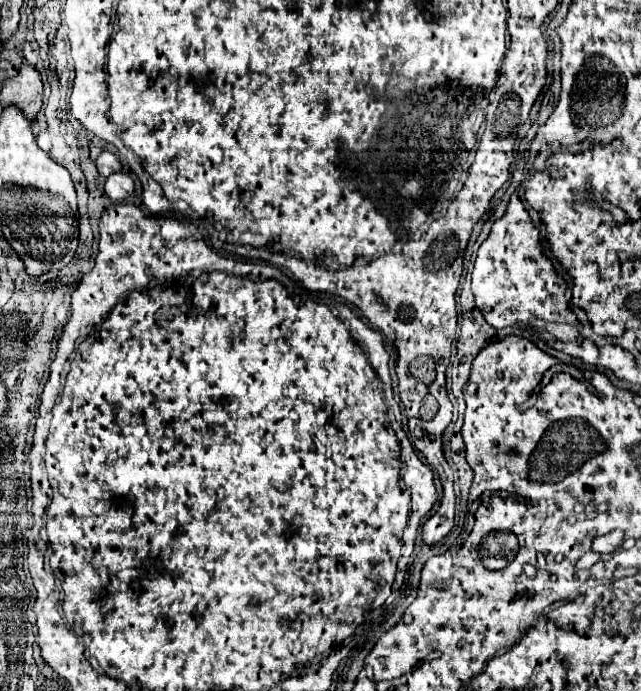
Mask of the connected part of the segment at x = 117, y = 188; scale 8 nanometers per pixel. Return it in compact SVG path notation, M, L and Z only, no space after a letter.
M114 173L106 179L104 189L114 203L128 203L134 195L134 181L126 173Z

